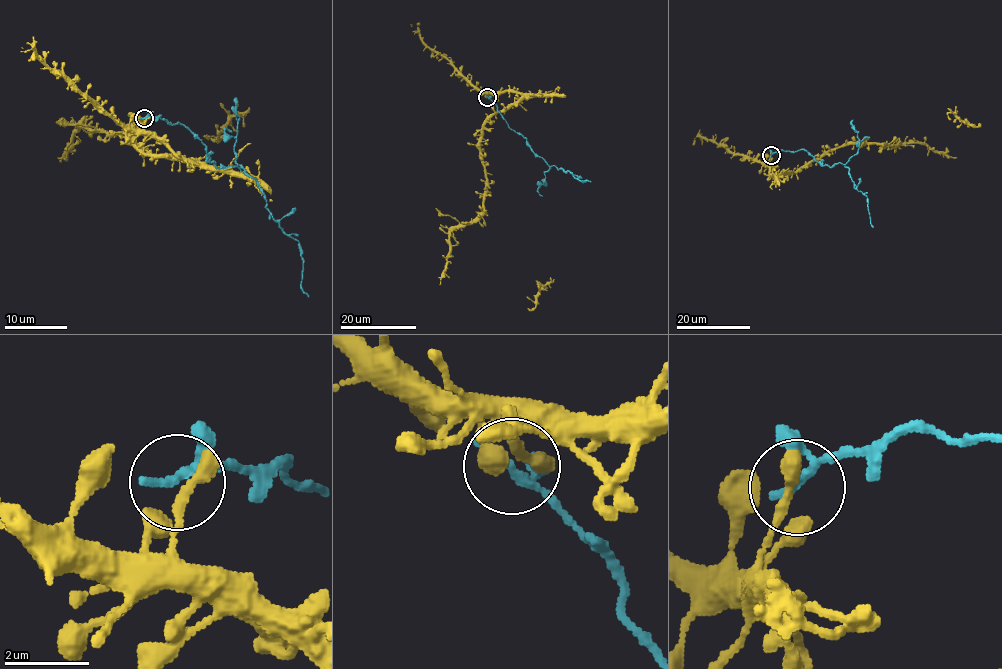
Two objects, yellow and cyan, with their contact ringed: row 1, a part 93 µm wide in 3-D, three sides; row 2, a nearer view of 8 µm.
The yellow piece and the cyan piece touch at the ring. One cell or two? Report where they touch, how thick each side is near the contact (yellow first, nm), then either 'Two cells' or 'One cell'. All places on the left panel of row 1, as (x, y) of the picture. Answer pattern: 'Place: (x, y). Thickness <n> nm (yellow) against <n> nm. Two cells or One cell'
Place: (144, 118). Thickness 380 nm (yellow) against 190 nm. Two cells

